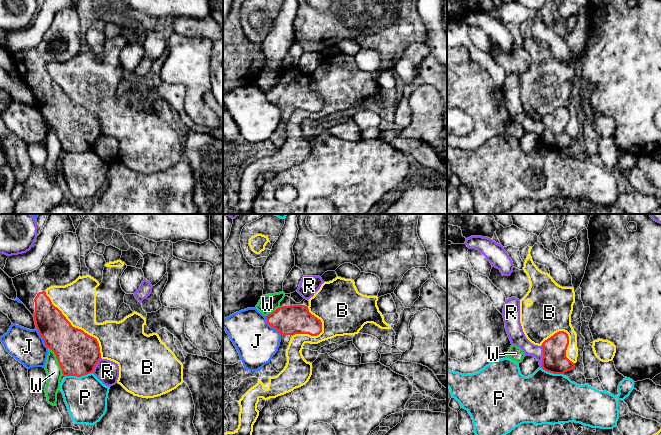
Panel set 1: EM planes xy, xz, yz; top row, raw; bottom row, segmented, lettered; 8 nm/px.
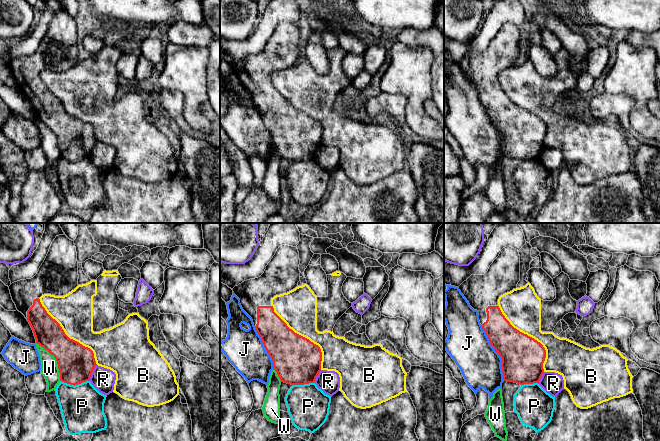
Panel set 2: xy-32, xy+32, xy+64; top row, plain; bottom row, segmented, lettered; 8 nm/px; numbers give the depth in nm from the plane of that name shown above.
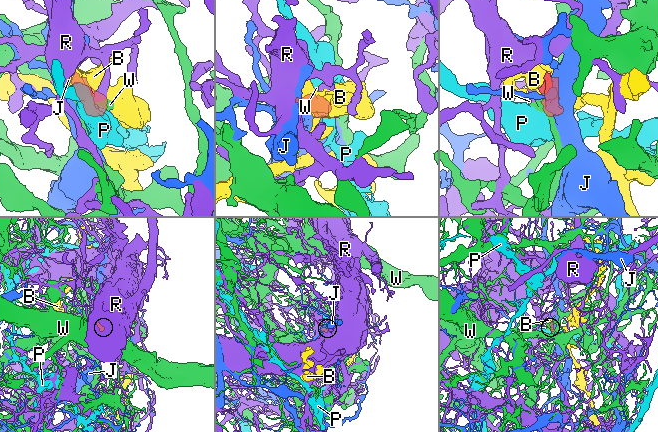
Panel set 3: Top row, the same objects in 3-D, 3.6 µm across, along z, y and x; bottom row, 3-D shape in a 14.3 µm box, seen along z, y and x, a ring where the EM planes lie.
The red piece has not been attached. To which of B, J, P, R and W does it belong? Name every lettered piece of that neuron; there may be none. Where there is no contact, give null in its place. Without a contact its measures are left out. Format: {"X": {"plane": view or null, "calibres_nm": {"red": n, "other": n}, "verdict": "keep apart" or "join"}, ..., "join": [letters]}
{"B": {"plane": "xy", "calibres_nm": {"red": 340, "other": 300}, "verdict": "keep apart"}, "J": {"plane": "xz", "calibres_nm": {"red": 240, "other": 340}, "verdict": "keep apart"}, "P": {"plane": "xy", "calibres_nm": {"red": 340, "other": 340}, "verdict": "keep apart"}, "R": {"plane": "yz", "calibres_nm": {"red": 200, "other": 120}, "verdict": "keep apart"}, "W": {"plane": "xy", "calibres_nm": {"red": 340, "other": 130}, "verdict": "keep apart"}, "join": []}

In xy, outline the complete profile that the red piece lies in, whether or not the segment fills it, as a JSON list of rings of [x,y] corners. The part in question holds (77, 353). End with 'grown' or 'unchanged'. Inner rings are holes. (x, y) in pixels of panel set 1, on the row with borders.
[[[64,232],[56,237],[38,269],[12,278],[17,298],[33,315],[39,334],[45,345],[55,353],[64,376],[81,377],[93,373],[101,359],[97,339],[73,327],[62,312],[52,304],[45,292],[51,286],[65,286],[72,283],[80,276],[80,270],[80,245],[77,235],[73,232]]]; grown

